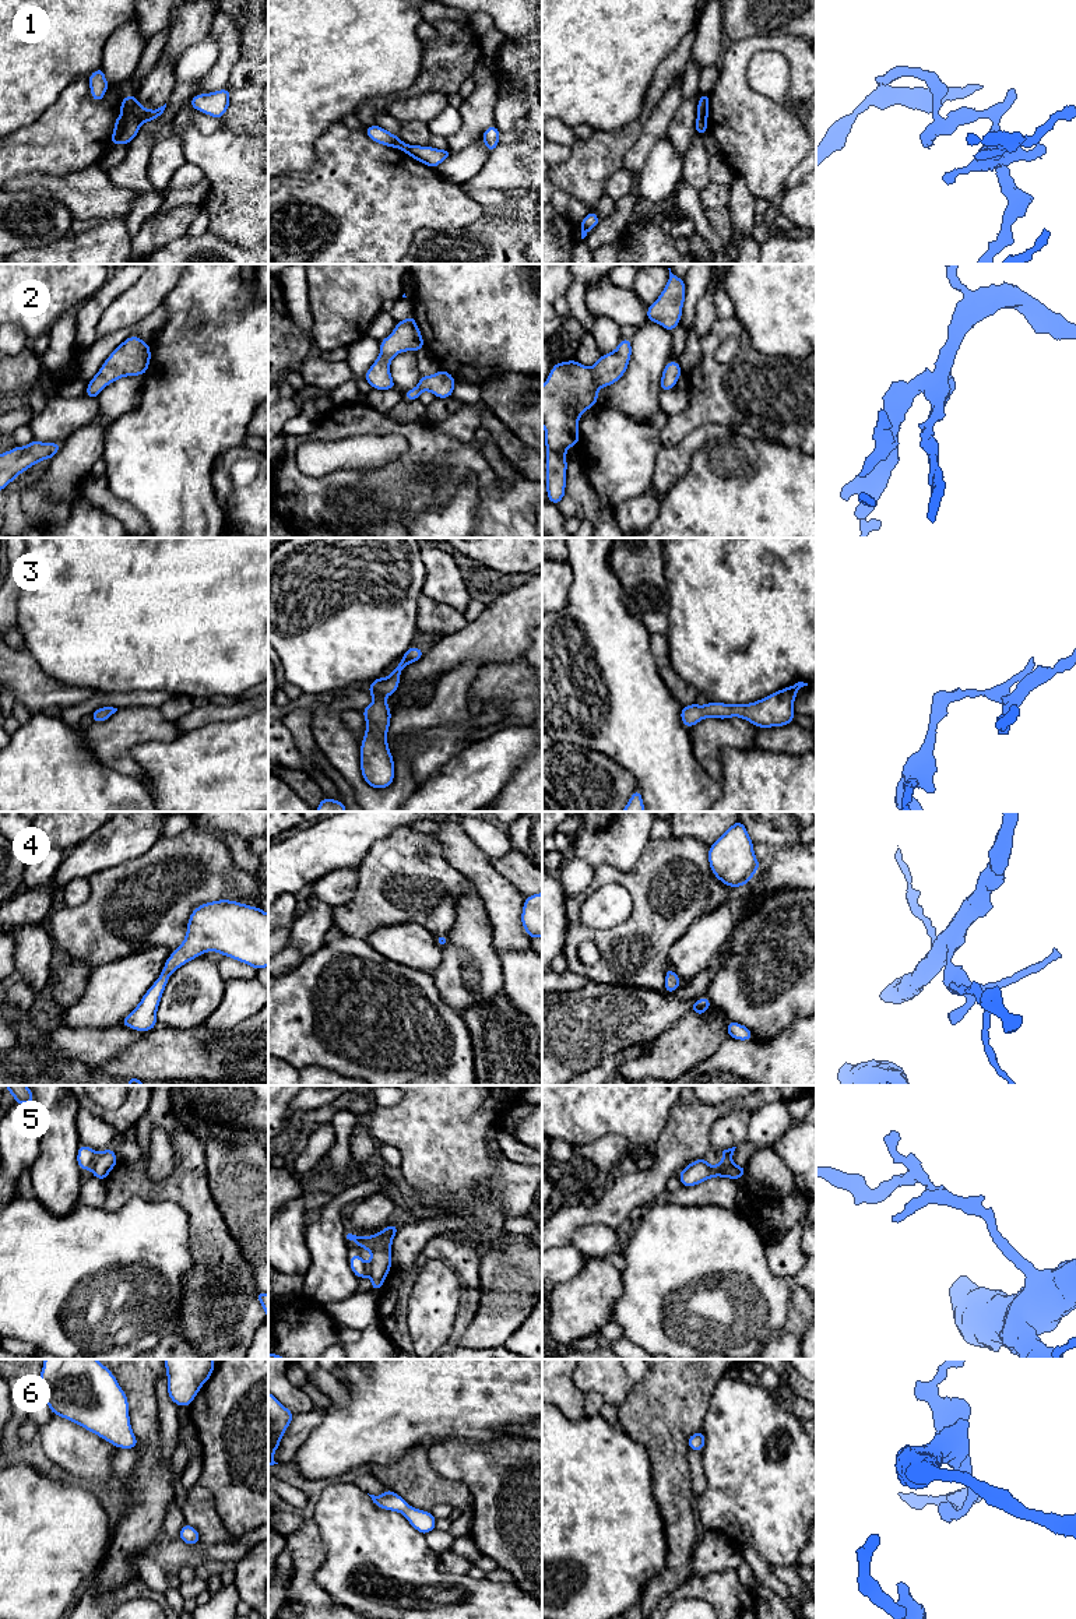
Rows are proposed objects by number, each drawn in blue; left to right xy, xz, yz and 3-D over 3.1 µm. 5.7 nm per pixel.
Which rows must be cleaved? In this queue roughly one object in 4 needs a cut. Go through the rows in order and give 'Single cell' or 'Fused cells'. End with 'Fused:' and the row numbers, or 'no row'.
1: Fused cells
2: Single cell
3: Single cell
4: Single cell
5: Single cell
6: Single cell
Fused: 1

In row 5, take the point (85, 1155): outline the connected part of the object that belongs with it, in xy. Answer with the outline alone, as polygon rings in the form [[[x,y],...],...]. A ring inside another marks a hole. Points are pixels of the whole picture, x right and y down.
[[[78,1145],[77,1164],[81,1171],[92,1169],[92,1176],[105,1180],[116,1166],[117,1157],[113,1148],[96,1152],[88,1145]]]

